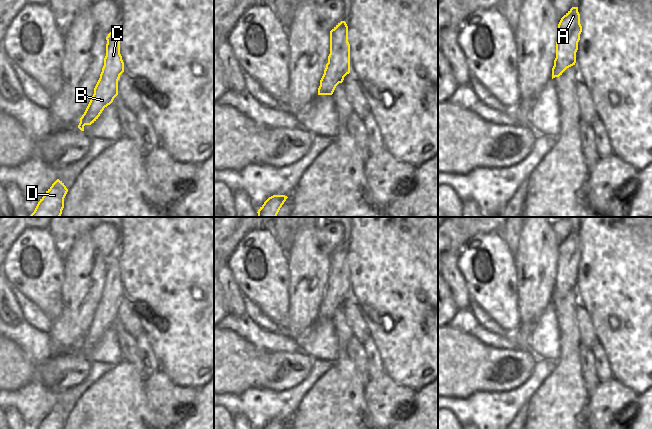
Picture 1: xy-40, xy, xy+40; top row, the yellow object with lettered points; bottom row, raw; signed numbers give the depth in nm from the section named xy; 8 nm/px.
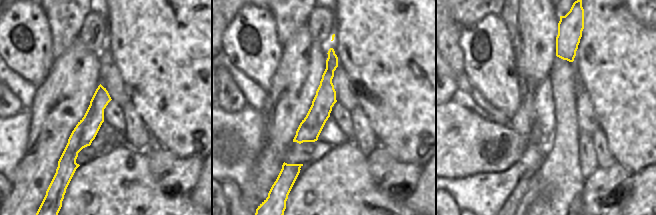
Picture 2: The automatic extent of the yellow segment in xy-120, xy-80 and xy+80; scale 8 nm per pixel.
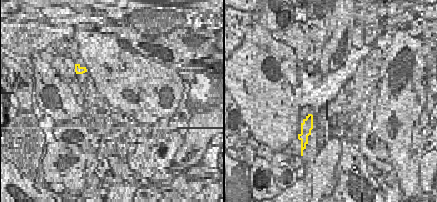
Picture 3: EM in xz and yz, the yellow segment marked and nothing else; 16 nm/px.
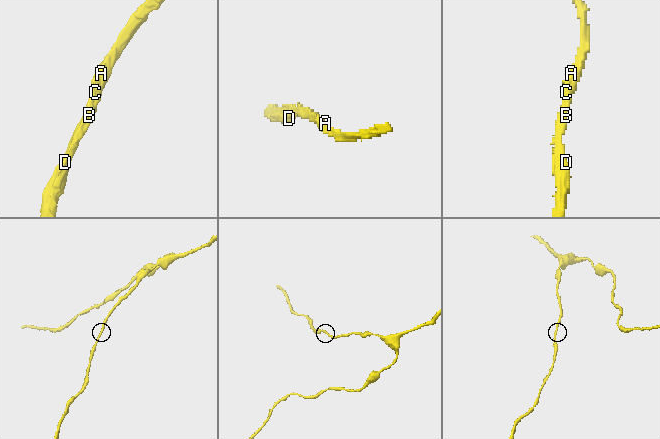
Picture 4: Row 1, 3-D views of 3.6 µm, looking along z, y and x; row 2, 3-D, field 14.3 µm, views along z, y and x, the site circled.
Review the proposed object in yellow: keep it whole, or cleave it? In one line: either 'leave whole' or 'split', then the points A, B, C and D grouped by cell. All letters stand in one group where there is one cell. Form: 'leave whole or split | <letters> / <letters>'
leave whole | A B C D

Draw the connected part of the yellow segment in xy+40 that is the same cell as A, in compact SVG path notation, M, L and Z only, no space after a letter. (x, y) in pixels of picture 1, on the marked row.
M572 7L558 24L558 40L556 42L556 58L552 68L552 79L559 77L576 63L576 52L582 26L578 7Z

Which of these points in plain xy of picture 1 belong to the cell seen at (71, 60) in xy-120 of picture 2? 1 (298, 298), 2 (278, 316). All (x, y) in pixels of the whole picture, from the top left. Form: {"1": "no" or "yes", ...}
{"1": "yes", "2": "no"}

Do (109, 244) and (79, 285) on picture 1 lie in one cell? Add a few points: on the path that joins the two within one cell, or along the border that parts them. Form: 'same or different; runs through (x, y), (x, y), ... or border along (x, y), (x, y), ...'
different; border along (89, 234), (93, 246), (103, 256), (105, 261)

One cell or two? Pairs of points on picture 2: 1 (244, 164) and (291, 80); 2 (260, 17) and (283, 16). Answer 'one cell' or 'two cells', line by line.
1: two cells
2: two cells

